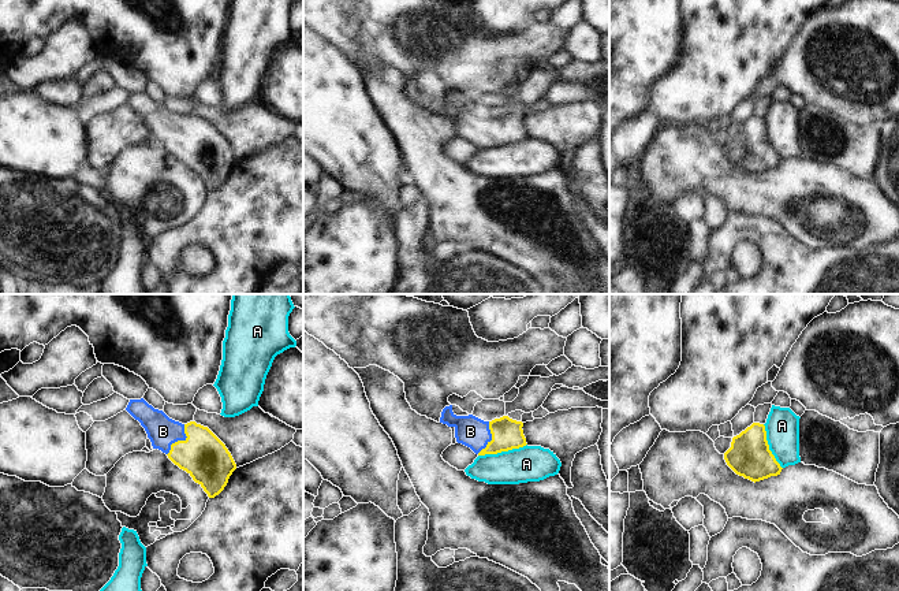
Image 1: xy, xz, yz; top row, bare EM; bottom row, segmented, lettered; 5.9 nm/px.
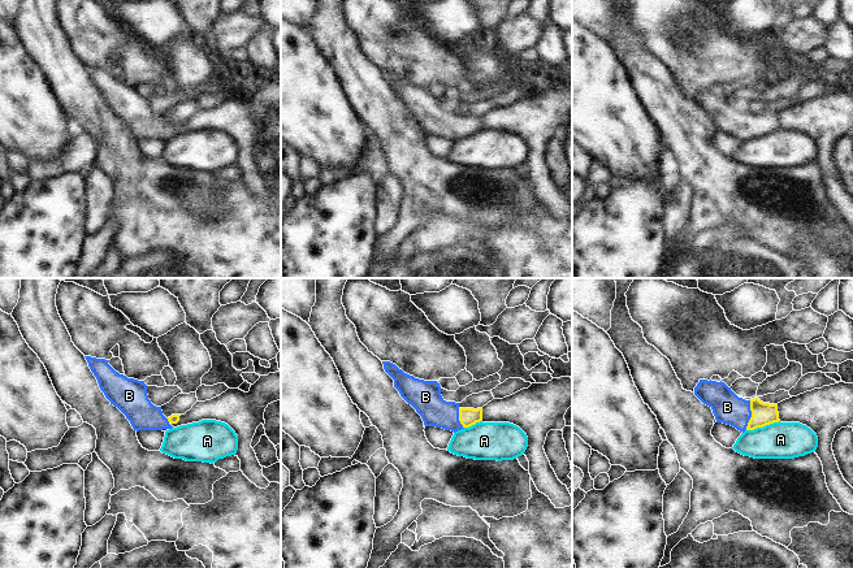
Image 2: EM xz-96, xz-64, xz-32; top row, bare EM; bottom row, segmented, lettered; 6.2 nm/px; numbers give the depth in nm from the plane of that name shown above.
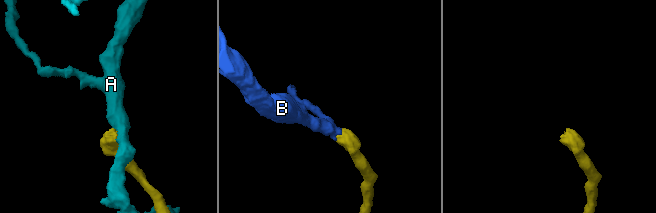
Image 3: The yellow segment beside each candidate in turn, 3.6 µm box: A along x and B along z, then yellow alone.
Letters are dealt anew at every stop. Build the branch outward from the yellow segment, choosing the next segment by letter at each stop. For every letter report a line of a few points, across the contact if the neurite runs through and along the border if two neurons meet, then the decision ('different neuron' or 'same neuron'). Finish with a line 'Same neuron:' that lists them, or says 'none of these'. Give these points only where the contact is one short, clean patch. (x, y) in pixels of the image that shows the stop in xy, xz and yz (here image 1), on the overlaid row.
A: line xz (526, 443), (478, 456); different neuron
B: line xy (202, 454), (179, 441), (163, 431); same neuron
Same neuron: B

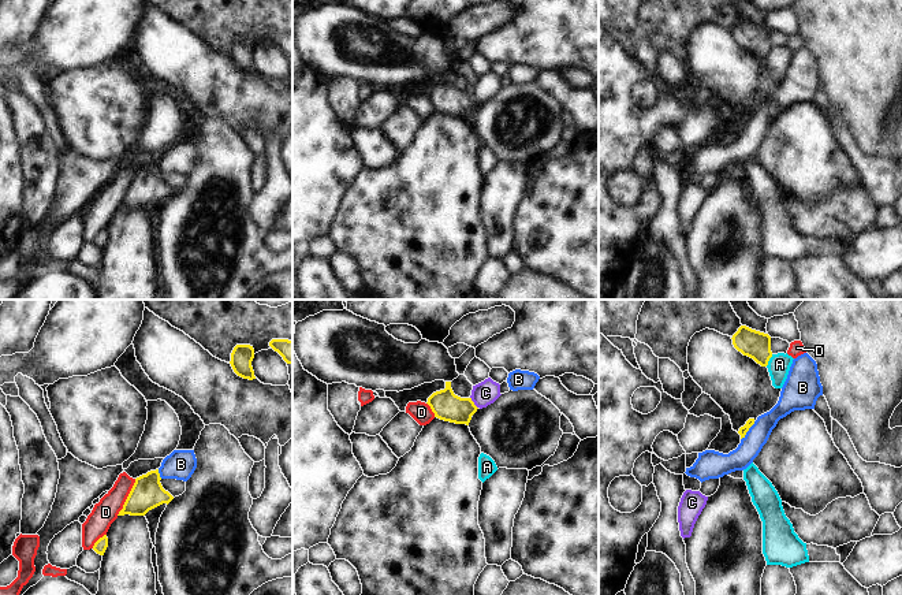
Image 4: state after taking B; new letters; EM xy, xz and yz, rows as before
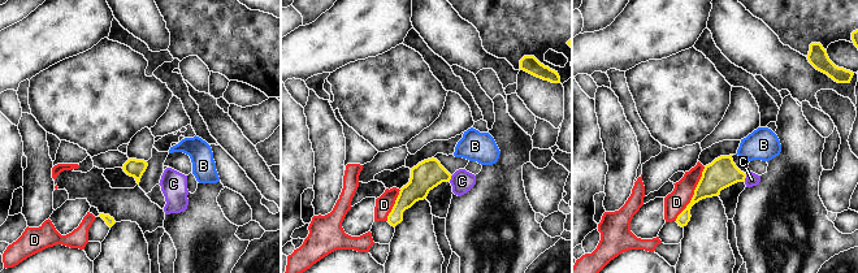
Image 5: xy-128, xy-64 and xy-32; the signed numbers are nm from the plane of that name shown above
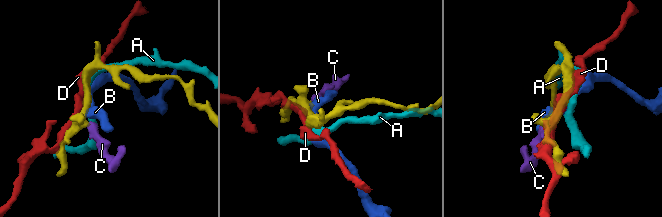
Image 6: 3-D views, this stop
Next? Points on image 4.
A: different neuron
B: different neuron
C: same neuron
D: different neuron
Same neuron: C

